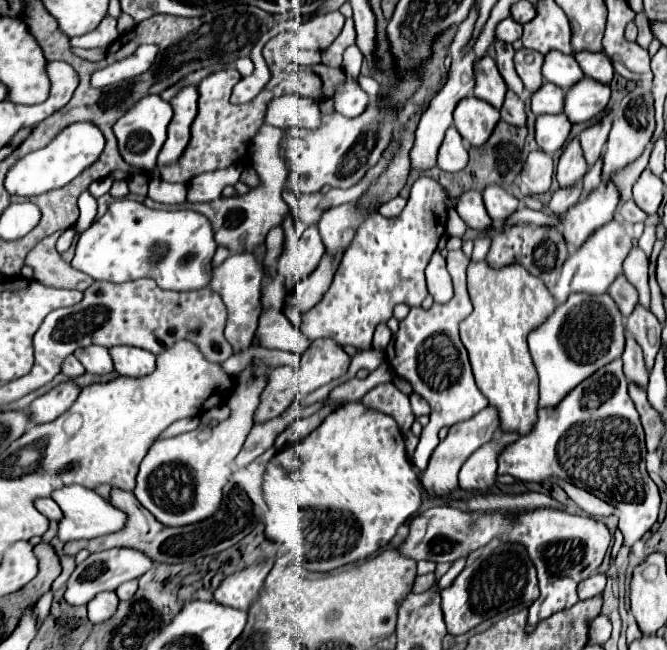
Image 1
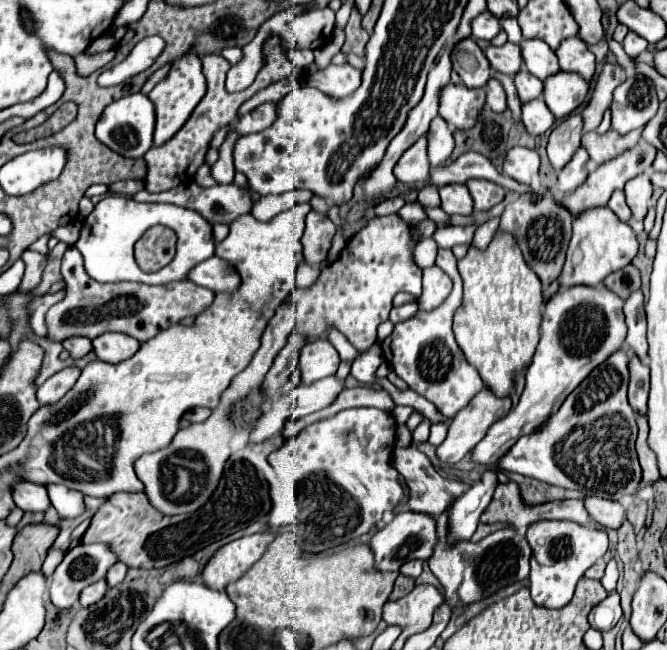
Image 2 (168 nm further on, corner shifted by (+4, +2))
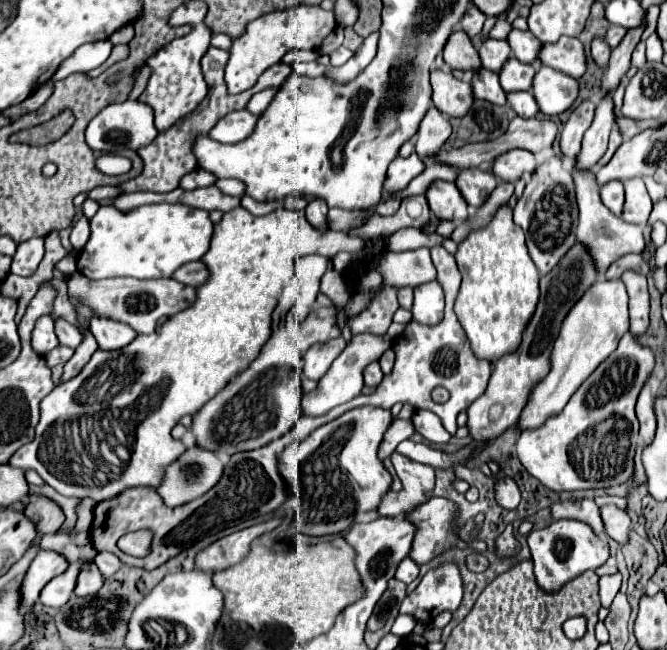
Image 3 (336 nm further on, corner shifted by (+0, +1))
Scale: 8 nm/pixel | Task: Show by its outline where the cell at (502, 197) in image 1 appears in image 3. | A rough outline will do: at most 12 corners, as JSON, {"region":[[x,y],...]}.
{"region":[[461,171],[455,185],[477,209],[497,187],[489,171]]}

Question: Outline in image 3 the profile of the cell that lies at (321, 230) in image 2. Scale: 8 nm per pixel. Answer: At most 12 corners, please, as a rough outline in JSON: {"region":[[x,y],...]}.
{"region":[[313,199],[307,219],[319,231],[329,231],[327,203]]}

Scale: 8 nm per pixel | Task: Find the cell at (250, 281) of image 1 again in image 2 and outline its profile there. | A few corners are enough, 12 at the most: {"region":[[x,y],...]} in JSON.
{"region":[[213,256],[189,270],[187,280],[213,292],[239,286],[237,272]]}

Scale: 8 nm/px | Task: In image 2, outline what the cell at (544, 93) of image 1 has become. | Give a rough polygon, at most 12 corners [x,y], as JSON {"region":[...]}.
{"region":[[527,70],[515,74],[521,102],[535,100],[543,82]]}

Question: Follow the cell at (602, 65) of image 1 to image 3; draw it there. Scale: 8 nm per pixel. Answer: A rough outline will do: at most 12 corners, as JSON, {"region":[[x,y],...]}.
{"region":[[575,37],[545,43],[541,63],[575,79],[587,71],[583,43]]}

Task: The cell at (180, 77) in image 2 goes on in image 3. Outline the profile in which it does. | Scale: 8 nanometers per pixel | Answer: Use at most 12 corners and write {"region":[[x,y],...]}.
{"region":[[211,31],[189,35],[147,61],[153,75],[139,101],[167,131],[205,99],[199,63]]}

